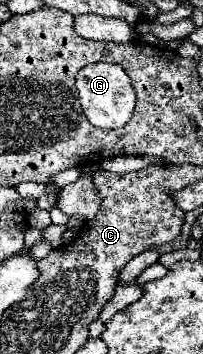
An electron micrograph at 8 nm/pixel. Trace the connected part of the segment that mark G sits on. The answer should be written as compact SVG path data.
M93 63L77 73L77 91L85 117L91 125L101 129L123 127L135 109L135 91L131 87L129 75L115 63Z

